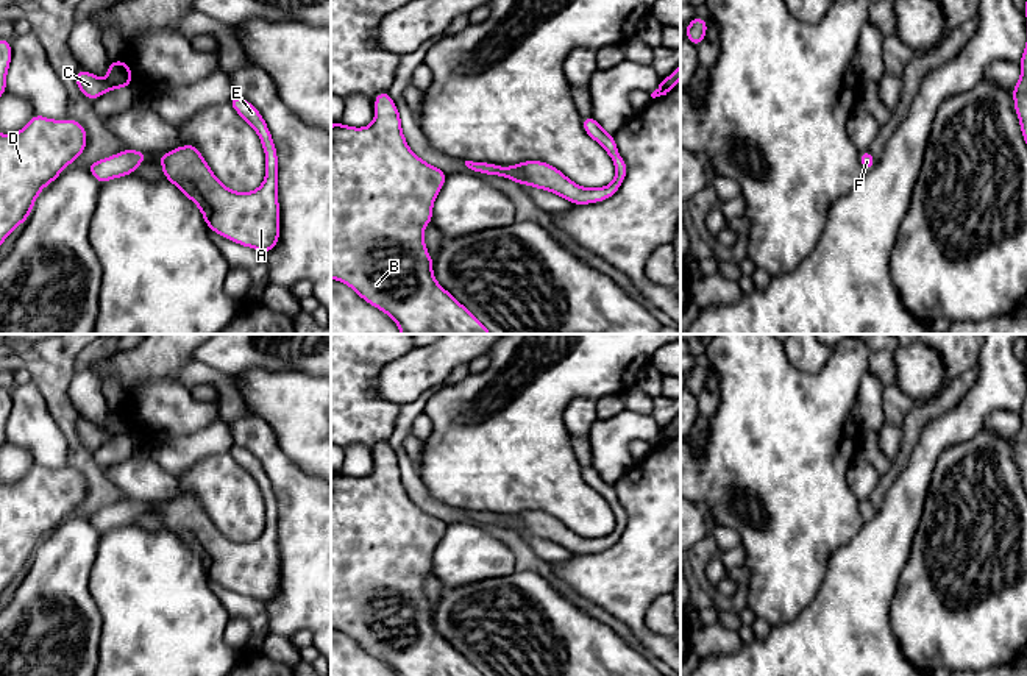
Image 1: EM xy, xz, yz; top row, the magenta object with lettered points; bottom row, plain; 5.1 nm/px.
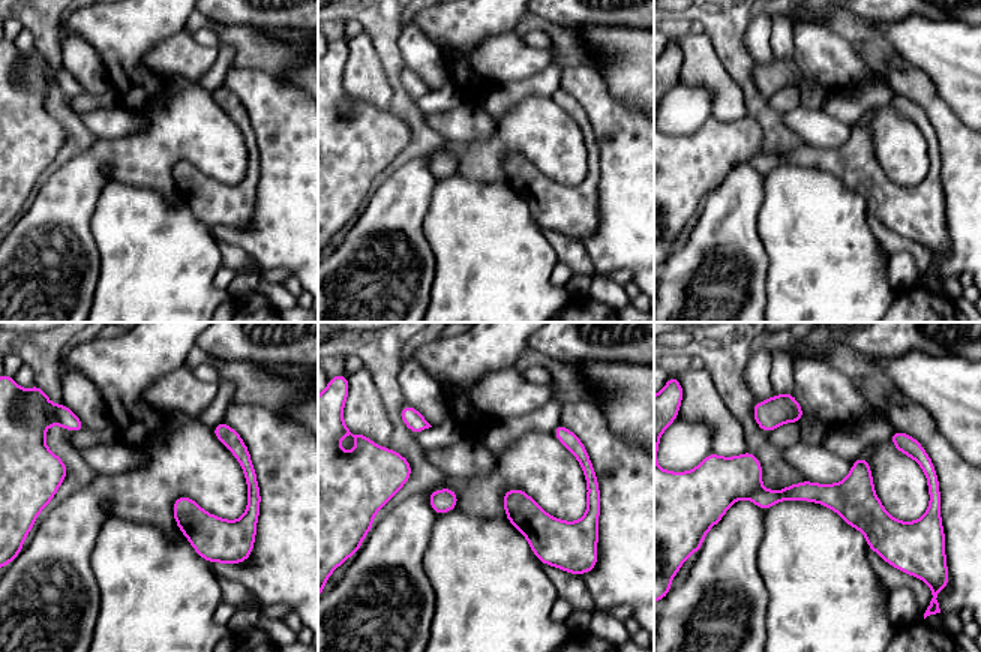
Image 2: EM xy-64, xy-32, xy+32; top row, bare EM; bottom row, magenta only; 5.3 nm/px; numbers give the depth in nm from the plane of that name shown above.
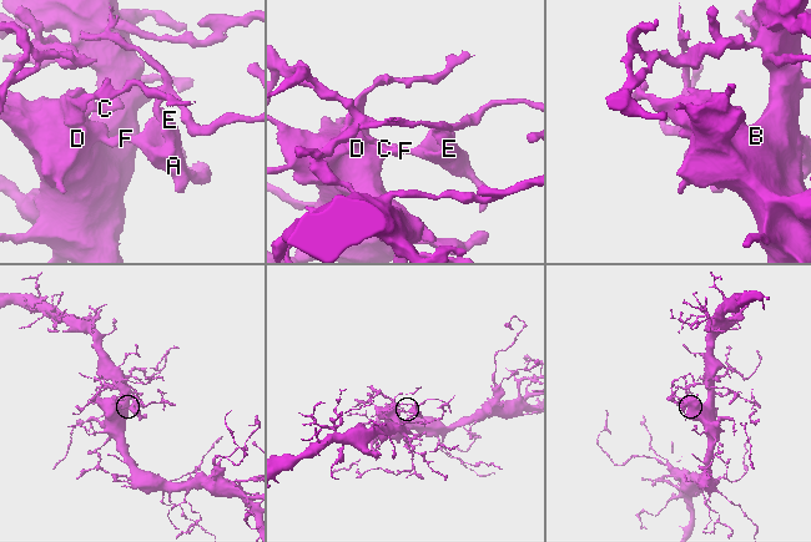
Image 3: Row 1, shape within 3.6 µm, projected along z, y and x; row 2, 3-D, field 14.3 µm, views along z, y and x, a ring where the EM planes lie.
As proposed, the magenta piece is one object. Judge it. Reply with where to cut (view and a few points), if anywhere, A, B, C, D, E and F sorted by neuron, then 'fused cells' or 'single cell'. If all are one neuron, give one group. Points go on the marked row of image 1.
no cut; A B C D E F; single cell

